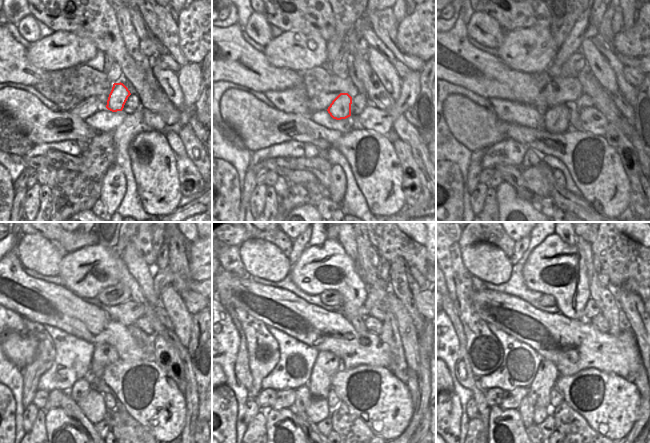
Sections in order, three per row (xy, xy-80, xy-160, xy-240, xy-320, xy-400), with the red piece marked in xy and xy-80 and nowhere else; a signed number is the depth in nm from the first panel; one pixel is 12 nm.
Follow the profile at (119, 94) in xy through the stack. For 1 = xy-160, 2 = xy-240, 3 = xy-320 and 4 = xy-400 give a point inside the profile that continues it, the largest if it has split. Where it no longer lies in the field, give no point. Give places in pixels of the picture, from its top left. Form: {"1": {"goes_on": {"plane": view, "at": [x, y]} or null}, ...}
{"1": {"goes_on": {"plane": "xy-160", "at": [556, 120]}}, "2": {"goes_on": {"plane": "xy-240", "at": [104, 354]}}, "3": {"goes_on": {"plane": "xy-320", "at": [327, 364]}}, "4": {"goes_on": {"plane": "xy-400", "at": [545, 379]}}}

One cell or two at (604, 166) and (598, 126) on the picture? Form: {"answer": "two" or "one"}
{"answer": "two"}

